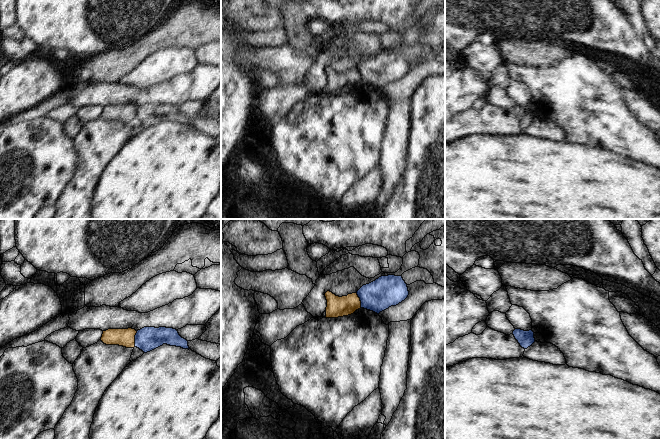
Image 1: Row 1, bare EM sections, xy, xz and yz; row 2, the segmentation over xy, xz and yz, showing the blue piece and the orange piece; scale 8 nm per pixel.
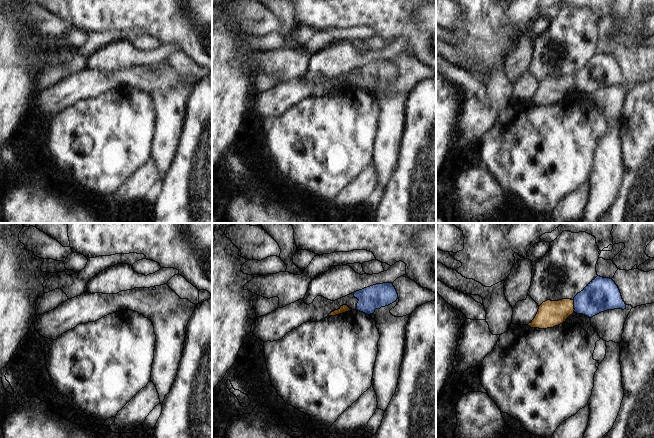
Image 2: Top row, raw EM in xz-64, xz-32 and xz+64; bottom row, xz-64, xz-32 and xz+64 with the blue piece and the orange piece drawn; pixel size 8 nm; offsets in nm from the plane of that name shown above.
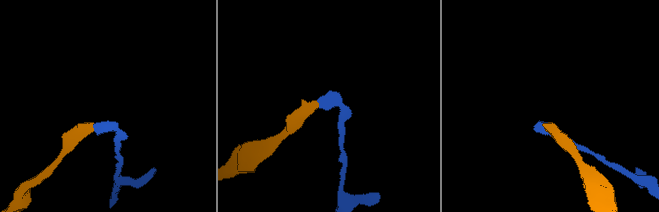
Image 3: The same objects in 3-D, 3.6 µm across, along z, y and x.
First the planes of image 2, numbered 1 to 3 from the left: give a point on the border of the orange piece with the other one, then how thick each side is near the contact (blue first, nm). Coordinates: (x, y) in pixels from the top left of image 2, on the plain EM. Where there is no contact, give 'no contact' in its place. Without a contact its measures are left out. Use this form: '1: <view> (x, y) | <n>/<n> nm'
1: no contact
2: no contact
3: xz+64 (574, 81) | 260/200 nm

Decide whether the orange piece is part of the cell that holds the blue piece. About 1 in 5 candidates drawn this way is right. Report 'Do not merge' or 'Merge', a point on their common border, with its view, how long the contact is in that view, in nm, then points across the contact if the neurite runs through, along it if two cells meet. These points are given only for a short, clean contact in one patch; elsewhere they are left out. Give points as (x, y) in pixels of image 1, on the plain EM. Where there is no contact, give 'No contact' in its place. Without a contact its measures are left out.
Do not merge. Touches blue at xy (135, 115). Shared border 130 nm. Boundary: xy (137, 107), (134, 122)

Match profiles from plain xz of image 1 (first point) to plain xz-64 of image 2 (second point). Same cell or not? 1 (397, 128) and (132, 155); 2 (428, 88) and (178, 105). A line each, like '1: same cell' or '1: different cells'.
1: different cells
2: different cells

